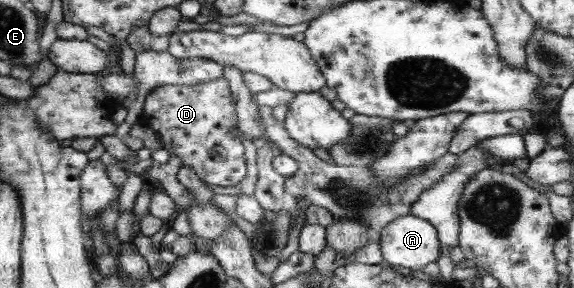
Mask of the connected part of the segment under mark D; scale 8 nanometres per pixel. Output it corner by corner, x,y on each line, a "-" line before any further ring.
226,78
194,86
160,86
147,93
140,124
154,130
168,153
180,157
203,182
234,186
246,178
245,146
236,136
236,99

